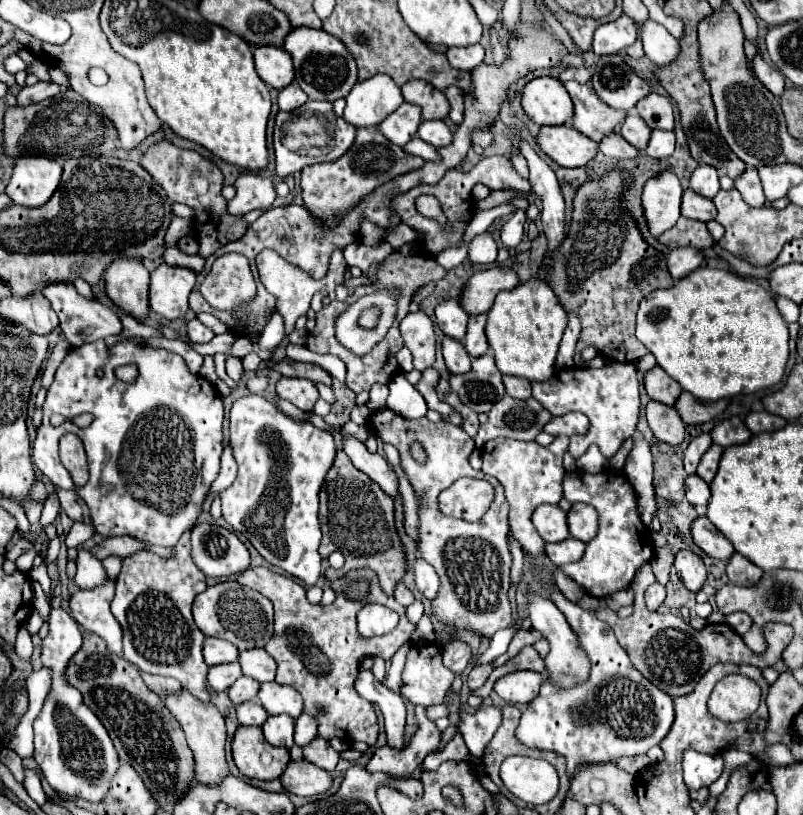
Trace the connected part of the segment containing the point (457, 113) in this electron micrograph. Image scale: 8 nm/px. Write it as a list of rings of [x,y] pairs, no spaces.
[[[448,87],[444,93],[450,101],[450,119],[460,125],[464,119],[464,93],[458,87]]]

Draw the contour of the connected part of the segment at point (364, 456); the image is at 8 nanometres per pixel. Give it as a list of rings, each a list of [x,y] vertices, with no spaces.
[[[344,437],[344,453],[350,457],[354,467],[360,469],[362,473],[366,473],[374,483],[378,483],[386,495],[390,495],[392,499],[400,497],[398,495],[398,477],[382,455],[378,455],[378,453],[372,455],[364,443],[360,443],[356,439],[348,439],[348,437]]]

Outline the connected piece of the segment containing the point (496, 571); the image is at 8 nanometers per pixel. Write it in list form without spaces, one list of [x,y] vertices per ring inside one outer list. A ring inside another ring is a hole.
[[[380,409],[370,417],[370,427],[384,443],[394,445],[400,451],[402,469],[418,495],[418,551],[436,569],[442,579],[442,589],[432,601],[434,617],[446,627],[472,629],[490,639],[498,629],[506,629],[512,623],[512,609],[508,601],[512,553],[508,549],[508,503],[504,499],[502,485],[474,471],[468,463],[474,451],[474,439],[452,423],[432,423],[426,417],[408,421],[392,409]],[[420,441],[428,451],[428,461],[418,465],[410,457],[410,443]],[[460,477],[486,479],[496,489],[496,499],[488,513],[474,523],[446,517],[438,511],[438,495]]]

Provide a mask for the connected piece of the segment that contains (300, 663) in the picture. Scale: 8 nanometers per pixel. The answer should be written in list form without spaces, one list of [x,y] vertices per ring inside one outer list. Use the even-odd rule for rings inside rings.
[[[250,567],[236,577],[238,583],[260,591],[274,605],[274,635],[264,645],[264,649],[278,663],[276,683],[294,687],[304,697],[304,711],[320,721],[318,735],[324,739],[340,739],[350,745],[354,741],[364,741],[370,747],[378,739],[378,721],[372,703],[366,703],[354,691],[354,679],[360,671],[360,657],[390,657],[390,651],[398,651],[402,643],[410,641],[416,625],[406,617],[406,607],[398,605],[394,597],[386,595],[378,583],[377,575],[369,568],[350,571],[344,579],[336,579],[332,589],[336,593],[336,601],[328,607],[312,605],[306,599],[306,591],[302,585],[292,581],[290,577],[268,567]],[[368,579],[372,583],[370,595],[364,601],[348,601],[342,595],[342,585],[348,581]],[[366,603],[380,603],[394,609],[400,615],[400,623],[394,631],[384,637],[360,639],[356,631],[356,615]],[[384,653],[384,655],[382,655]]]

